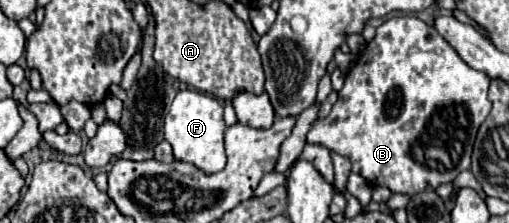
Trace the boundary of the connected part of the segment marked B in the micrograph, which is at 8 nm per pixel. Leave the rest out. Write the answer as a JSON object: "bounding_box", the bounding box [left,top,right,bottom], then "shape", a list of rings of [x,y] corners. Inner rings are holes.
{"bounding_box":[306,16,490,194],"shape":[[[396,16],[396,18],[390,18],[386,20],[382,26],[378,26],[376,30],[376,38],[372,42],[368,42],[366,50],[358,56],[354,68],[350,70],[350,74],[344,78],[344,88],[338,92],[338,100],[336,104],[332,106],[330,114],[326,118],[318,118],[318,122],[314,122],[314,126],[310,128],[310,132],[306,134],[306,142],[310,144],[320,144],[320,146],[326,146],[328,150],[334,150],[346,158],[350,158],[352,162],[352,172],[364,176],[372,186],[386,186],[390,188],[392,192],[396,194],[418,194],[422,192],[426,186],[432,186],[432,188],[438,188],[440,184],[446,184],[446,182],[452,182],[460,172],[468,170],[470,168],[470,154],[472,154],[472,146],[474,146],[474,138],[476,138],[476,132],[480,128],[480,124],[486,120],[488,112],[490,112],[490,100],[488,100],[488,86],[490,86],[490,76],[486,72],[480,72],[480,70],[474,70],[470,68],[460,56],[458,52],[436,32],[436,28],[424,24],[422,20],[418,20],[416,16]],[[418,138],[418,158],[412,158],[410,154],[414,154],[414,140]]]}

